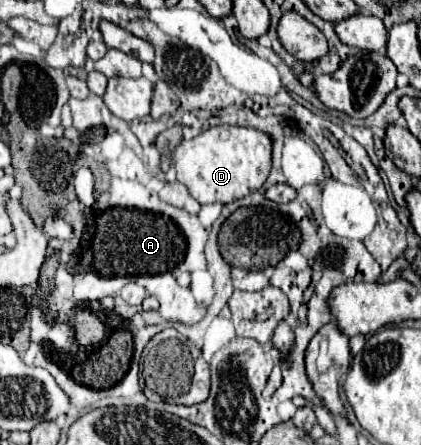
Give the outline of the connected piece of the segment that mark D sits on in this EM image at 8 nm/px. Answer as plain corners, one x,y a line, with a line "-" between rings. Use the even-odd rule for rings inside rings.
217,125
199,137
181,141
173,151
177,181
201,203
231,203
245,197
251,189
261,189
271,171
271,139
267,133
249,127

